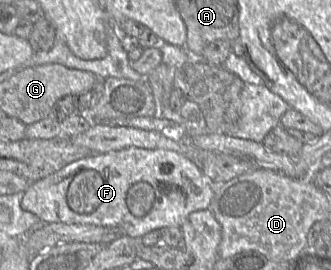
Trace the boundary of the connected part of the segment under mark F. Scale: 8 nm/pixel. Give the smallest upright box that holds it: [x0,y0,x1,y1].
[20,147,215,238]

